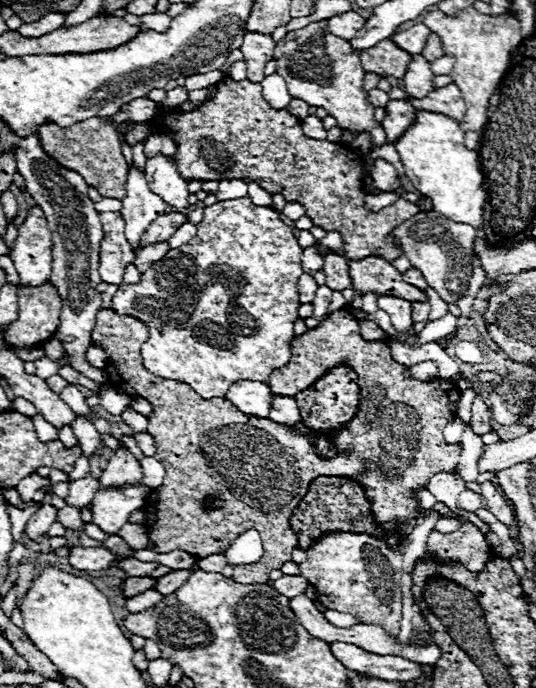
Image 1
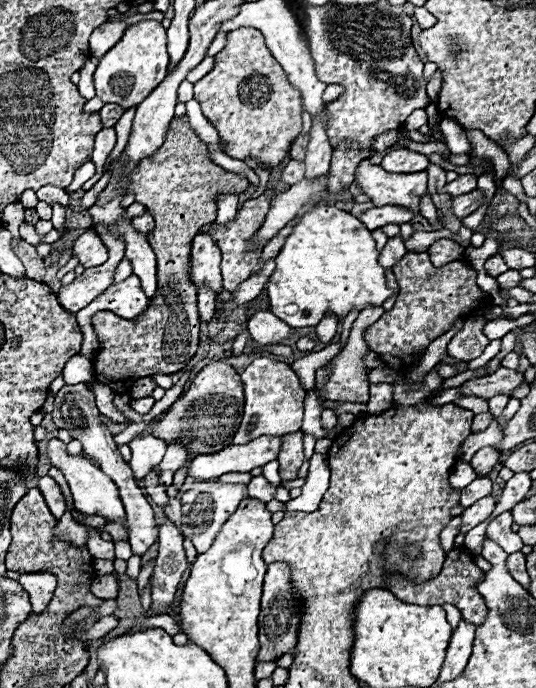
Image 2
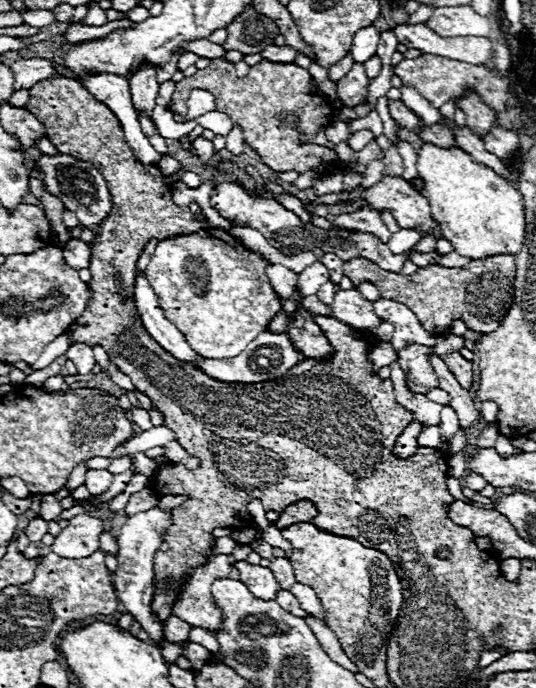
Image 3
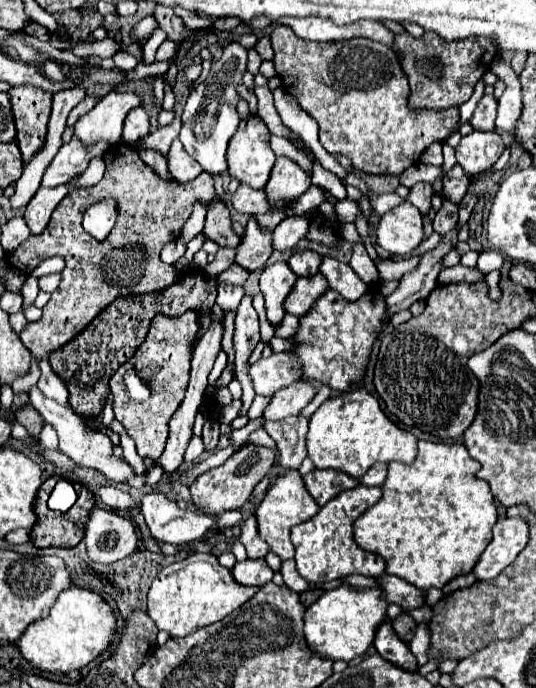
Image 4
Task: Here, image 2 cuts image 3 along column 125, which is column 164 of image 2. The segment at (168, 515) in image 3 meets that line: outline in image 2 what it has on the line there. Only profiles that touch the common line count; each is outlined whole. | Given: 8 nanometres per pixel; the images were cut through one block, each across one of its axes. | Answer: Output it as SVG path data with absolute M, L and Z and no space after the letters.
M168 522L160 528L160 548L156 558L156 568L152 572L152 610L168 606L174 598L178 582L188 568L186 552L182 546L182 534Z

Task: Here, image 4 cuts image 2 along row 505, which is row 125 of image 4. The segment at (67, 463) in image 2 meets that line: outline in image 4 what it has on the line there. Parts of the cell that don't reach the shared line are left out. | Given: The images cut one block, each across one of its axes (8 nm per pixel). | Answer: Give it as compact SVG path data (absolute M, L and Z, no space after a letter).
M112 90L102 96L98 104L74 124L76 136L84 144L96 144L100 140L108 144L118 144L122 134L122 122L126 114L136 106L140 106L138 94Z

